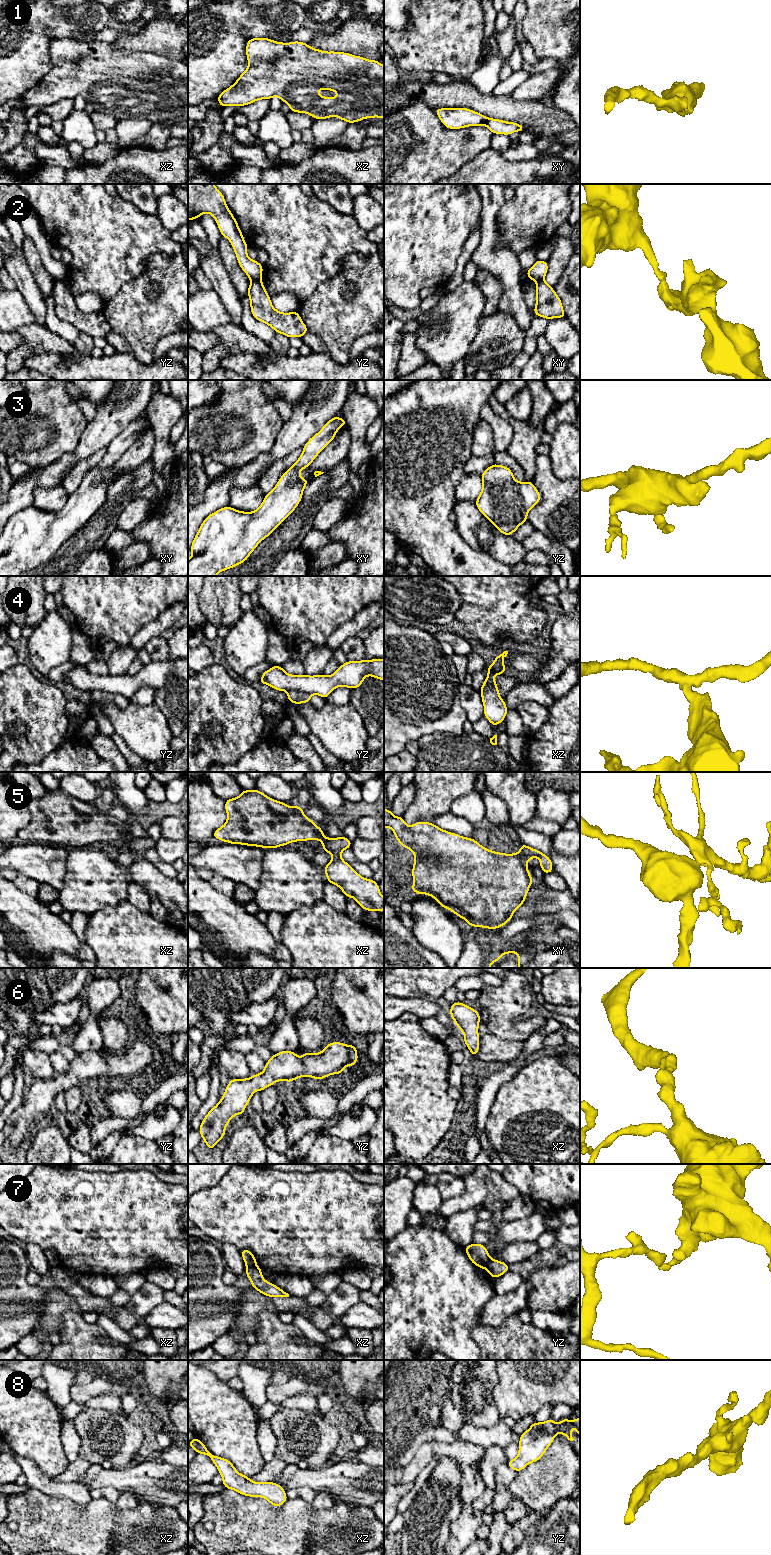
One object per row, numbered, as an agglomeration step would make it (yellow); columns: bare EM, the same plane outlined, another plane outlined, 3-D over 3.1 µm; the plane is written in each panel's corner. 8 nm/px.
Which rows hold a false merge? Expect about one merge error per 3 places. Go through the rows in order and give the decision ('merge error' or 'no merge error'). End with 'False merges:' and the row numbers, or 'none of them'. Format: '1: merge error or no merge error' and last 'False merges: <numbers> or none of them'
1: no merge error
2: merge error
3: no merge error
4: merge error
5: merge error
6: no merge error
7: merge error
8: no merge error
False merges: 2, 4, 5, 7

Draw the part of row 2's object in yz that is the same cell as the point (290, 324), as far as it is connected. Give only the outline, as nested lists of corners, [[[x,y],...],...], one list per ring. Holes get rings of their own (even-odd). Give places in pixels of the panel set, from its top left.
[[[261,279],[251,280],[247,295],[250,299],[253,317],[269,325],[276,333],[281,333],[290,339],[292,337],[302,338],[309,331],[298,311],[282,313],[272,306],[271,298]]]

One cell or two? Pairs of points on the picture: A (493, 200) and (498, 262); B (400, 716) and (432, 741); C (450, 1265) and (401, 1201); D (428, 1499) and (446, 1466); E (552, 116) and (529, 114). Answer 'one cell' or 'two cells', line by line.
A: one cell
B: two cells
C: two cells
D: one cell
E: one cell

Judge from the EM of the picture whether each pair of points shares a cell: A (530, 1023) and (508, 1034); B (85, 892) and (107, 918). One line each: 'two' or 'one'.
A: one
B: two

